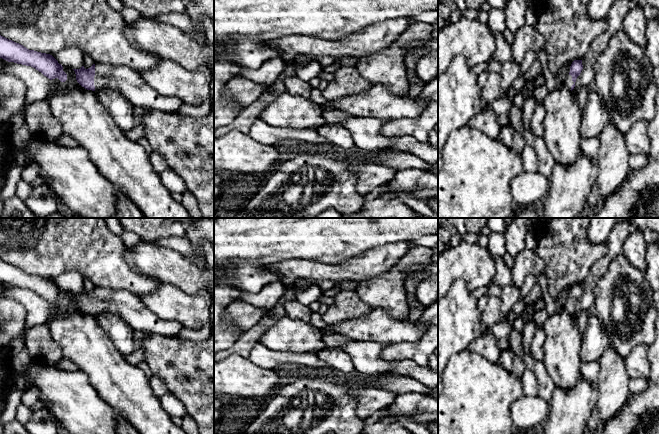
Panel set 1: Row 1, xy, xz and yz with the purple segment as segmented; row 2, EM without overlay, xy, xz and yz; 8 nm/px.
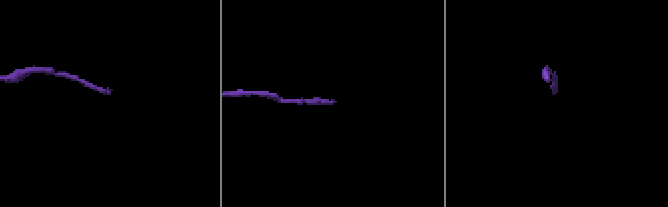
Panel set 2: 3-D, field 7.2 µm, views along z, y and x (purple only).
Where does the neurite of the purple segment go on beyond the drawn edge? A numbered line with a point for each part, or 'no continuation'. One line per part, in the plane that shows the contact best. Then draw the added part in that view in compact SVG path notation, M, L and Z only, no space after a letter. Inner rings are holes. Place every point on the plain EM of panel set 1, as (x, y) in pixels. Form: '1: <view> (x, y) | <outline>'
1: xy (130, 307) | M95 286L95 314L114 312L134 330L176 337L184 327L173 320L163 320L147 309L142 299L127 290L112 290Z

